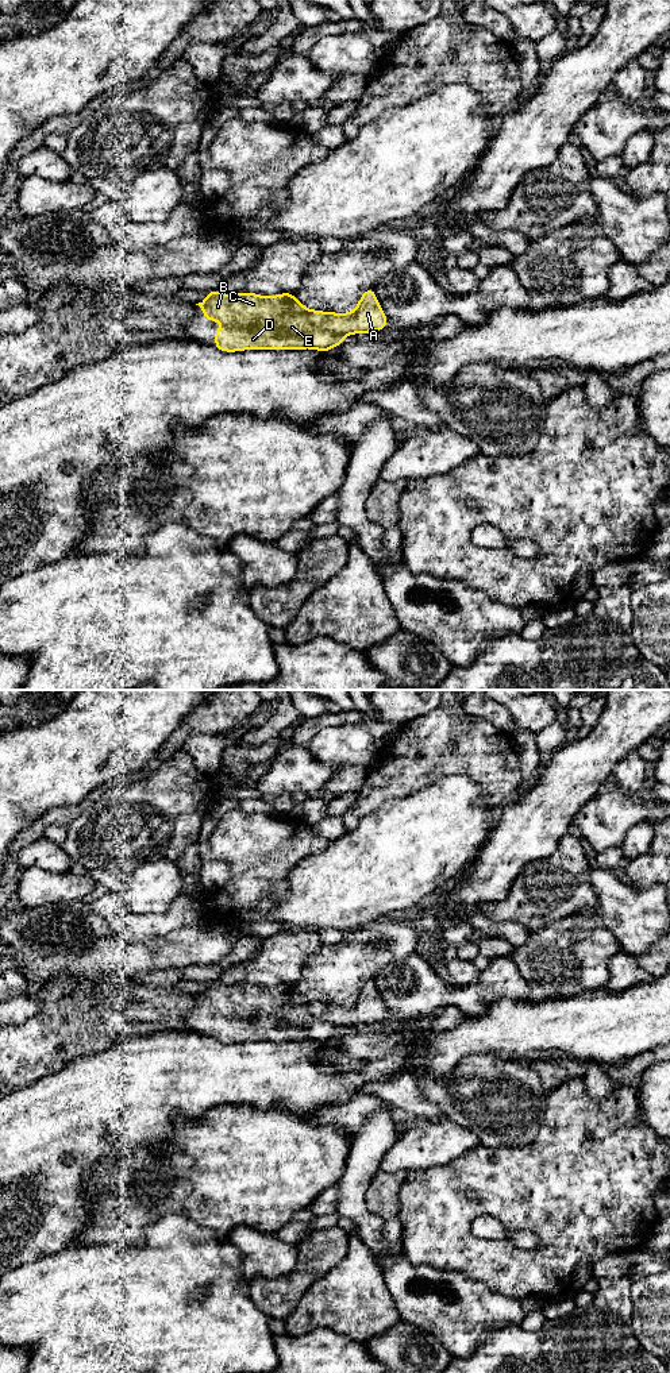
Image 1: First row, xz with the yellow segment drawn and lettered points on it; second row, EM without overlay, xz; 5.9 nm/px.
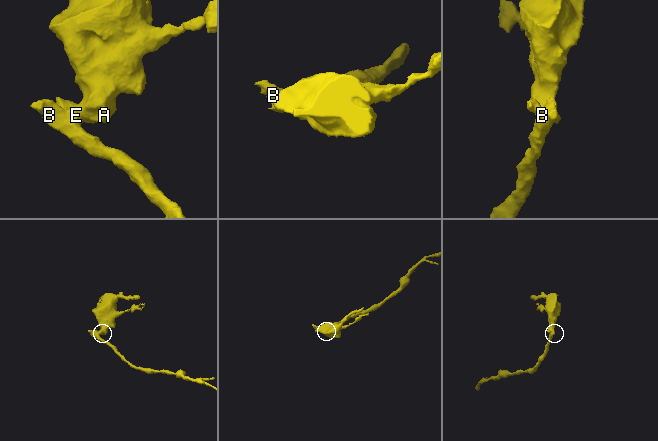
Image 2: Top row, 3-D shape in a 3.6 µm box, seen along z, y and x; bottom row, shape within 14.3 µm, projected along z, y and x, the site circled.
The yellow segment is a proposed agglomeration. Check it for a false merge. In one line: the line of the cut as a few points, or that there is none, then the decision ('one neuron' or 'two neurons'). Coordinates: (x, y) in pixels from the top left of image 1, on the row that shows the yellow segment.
cut xz (307, 311), (307, 319), (318, 328), (343, 335); two neurons

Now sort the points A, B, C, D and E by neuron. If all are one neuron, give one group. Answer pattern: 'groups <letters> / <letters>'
groups A / B C D E

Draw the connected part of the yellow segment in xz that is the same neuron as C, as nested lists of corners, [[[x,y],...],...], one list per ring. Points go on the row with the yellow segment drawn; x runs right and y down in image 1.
[[[217,289],[207,293],[207,297],[196,305],[201,308],[208,321],[224,324],[215,329],[213,347],[220,351],[311,348],[328,352],[335,346],[340,347],[344,340],[344,335],[335,335],[312,325],[307,319],[309,309],[296,300],[294,293],[280,293],[272,297],[247,292],[224,294]]]

